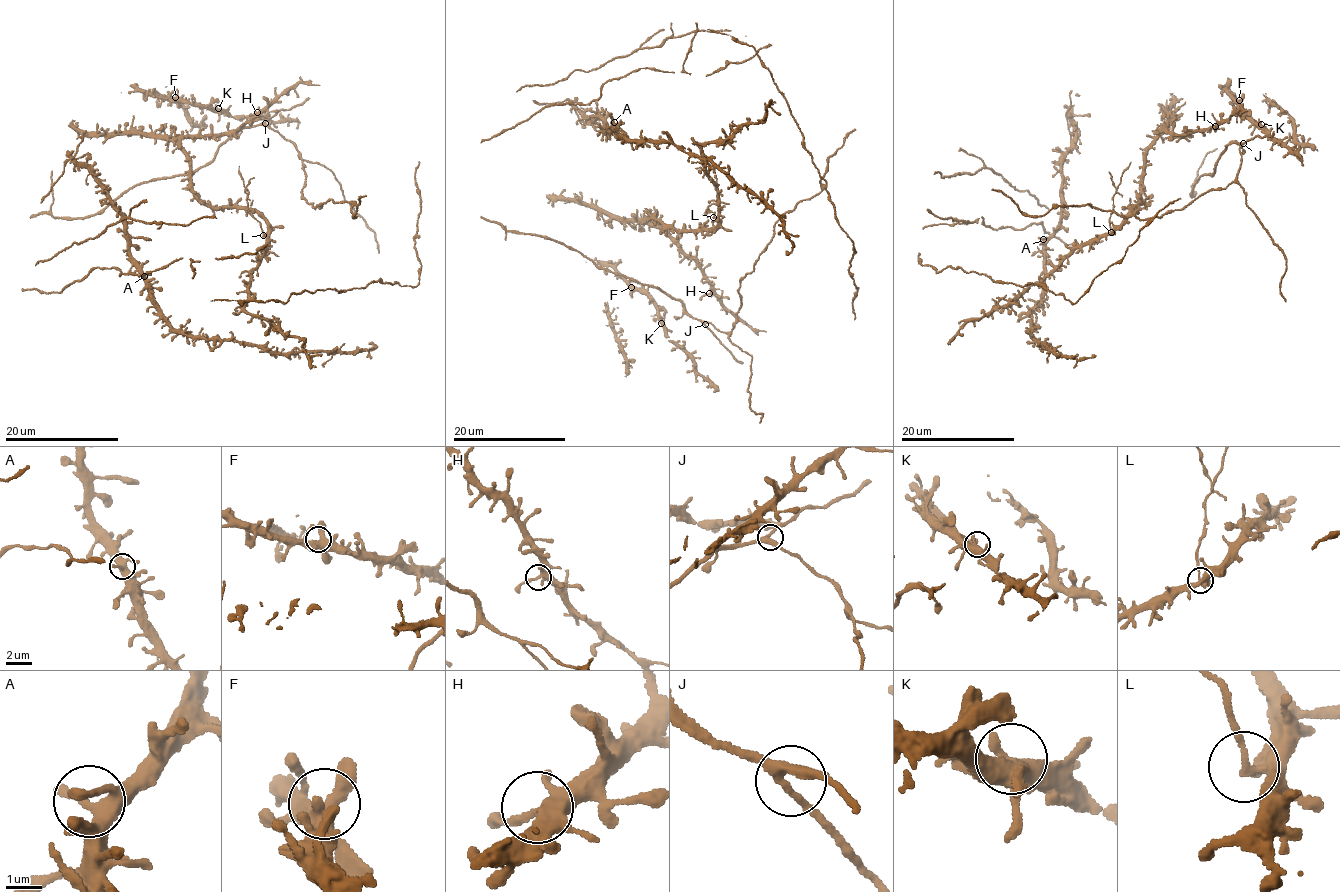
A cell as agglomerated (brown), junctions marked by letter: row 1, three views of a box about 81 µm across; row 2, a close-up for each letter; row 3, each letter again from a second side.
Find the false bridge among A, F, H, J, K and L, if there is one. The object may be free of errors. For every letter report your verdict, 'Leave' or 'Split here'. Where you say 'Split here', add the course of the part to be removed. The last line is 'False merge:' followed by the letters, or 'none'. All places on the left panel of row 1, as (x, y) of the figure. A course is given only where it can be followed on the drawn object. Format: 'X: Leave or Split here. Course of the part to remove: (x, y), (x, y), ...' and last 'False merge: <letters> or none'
A: Leave
F: Leave
H: Leave
J: Leave
K: Leave
L: Split here. Course of the part to remove: (263, 235), (260, 224), (249, 214), (248, 190), (238, 165)
False merge: L

